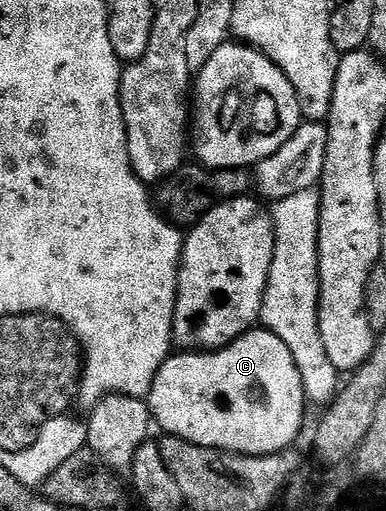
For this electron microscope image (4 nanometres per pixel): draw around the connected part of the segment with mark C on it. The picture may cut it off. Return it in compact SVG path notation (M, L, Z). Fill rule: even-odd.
M253 328L220 350L176 353L164 361L162 368L158 368L146 399L155 425L160 425L165 435L211 450L250 456L278 454L293 445L292 441L304 426L306 399L298 364L294 364L290 348L286 348L278 336L263 328Z

